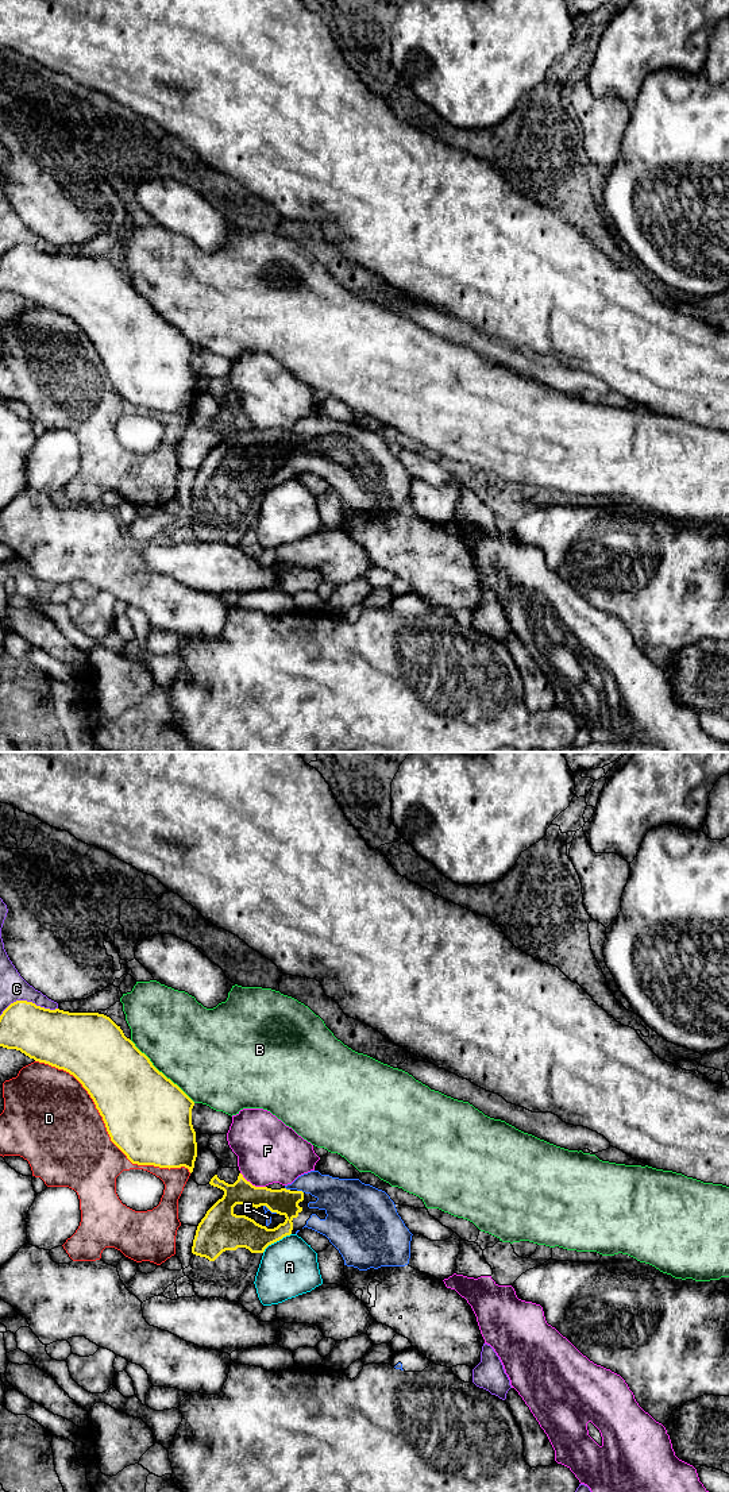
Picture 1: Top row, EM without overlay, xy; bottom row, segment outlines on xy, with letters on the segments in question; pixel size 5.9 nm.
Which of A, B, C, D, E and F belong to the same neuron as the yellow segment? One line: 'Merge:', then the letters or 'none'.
Merge: E

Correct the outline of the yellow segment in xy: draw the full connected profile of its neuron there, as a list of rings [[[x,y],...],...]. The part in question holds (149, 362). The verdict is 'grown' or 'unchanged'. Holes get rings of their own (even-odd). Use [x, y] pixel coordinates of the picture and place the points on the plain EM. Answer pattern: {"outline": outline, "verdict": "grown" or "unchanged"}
{"outline": [[[16,244],[0,259],[0,290],[20,294],[35,305],[73,319],[93,343],[111,385],[132,408],[169,413],[185,410],[193,416],[197,401],[196,375],[192,369],[194,346],[159,316],[109,261],[99,257],[50,254],[32,246]]], "verdict": "unchanged"}

